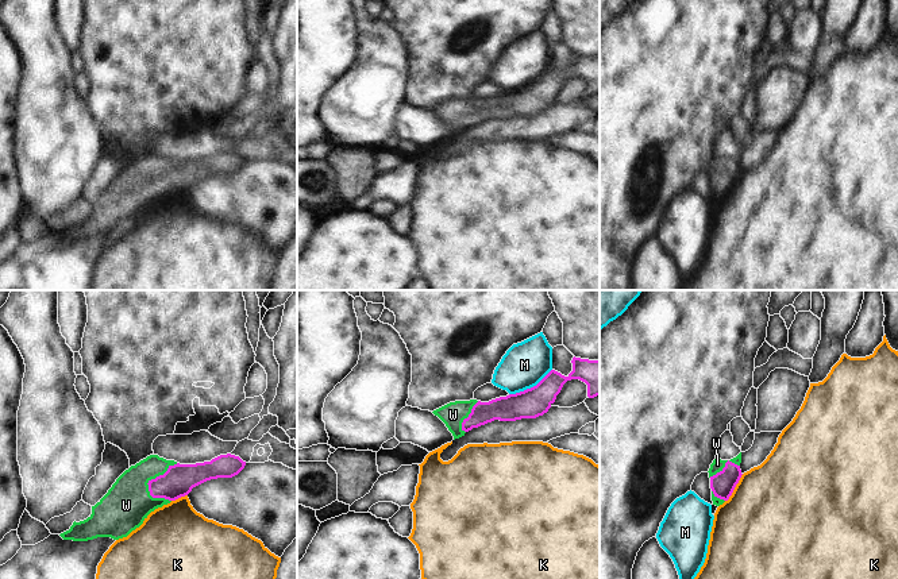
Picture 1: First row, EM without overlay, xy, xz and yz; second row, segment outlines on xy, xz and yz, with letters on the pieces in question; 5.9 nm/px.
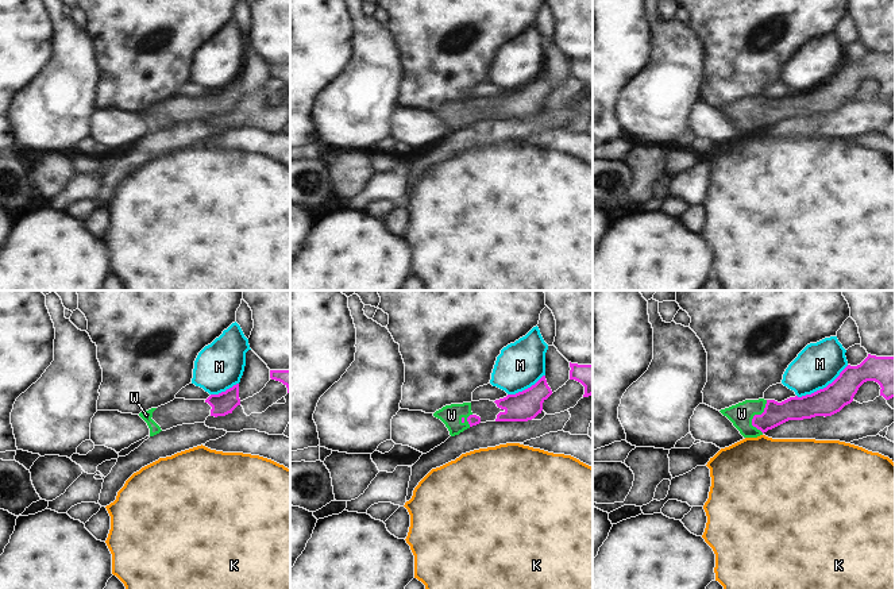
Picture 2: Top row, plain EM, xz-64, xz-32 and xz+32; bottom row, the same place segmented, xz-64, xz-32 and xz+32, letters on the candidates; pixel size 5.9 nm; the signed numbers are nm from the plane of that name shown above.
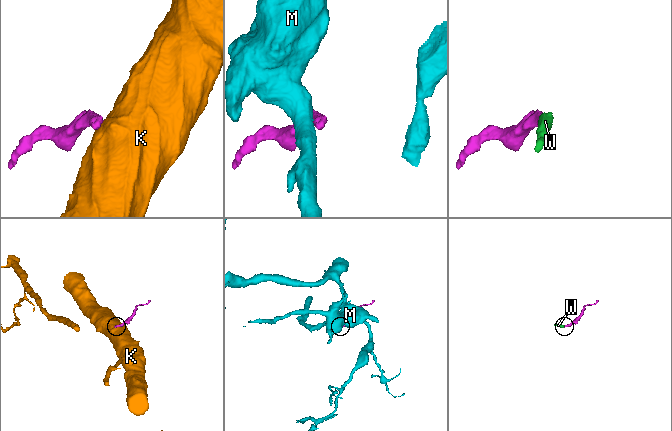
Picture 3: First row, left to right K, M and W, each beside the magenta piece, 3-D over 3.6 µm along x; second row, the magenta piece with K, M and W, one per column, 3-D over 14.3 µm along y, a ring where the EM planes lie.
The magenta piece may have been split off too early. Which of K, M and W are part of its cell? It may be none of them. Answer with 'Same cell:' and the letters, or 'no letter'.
Same cell: W

